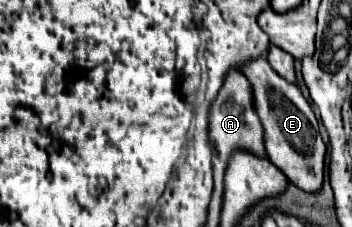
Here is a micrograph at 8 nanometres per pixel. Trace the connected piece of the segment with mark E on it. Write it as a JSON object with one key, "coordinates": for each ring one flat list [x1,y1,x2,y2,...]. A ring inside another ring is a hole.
{"coordinates":[[263,57,239,65,237,71,243,73,251,85,253,109,263,125,265,149,271,163,277,165,285,173,285,177,299,189,319,191,323,183,325,143,319,135,319,121,315,119,315,113,301,95,299,87,277,75]]}

